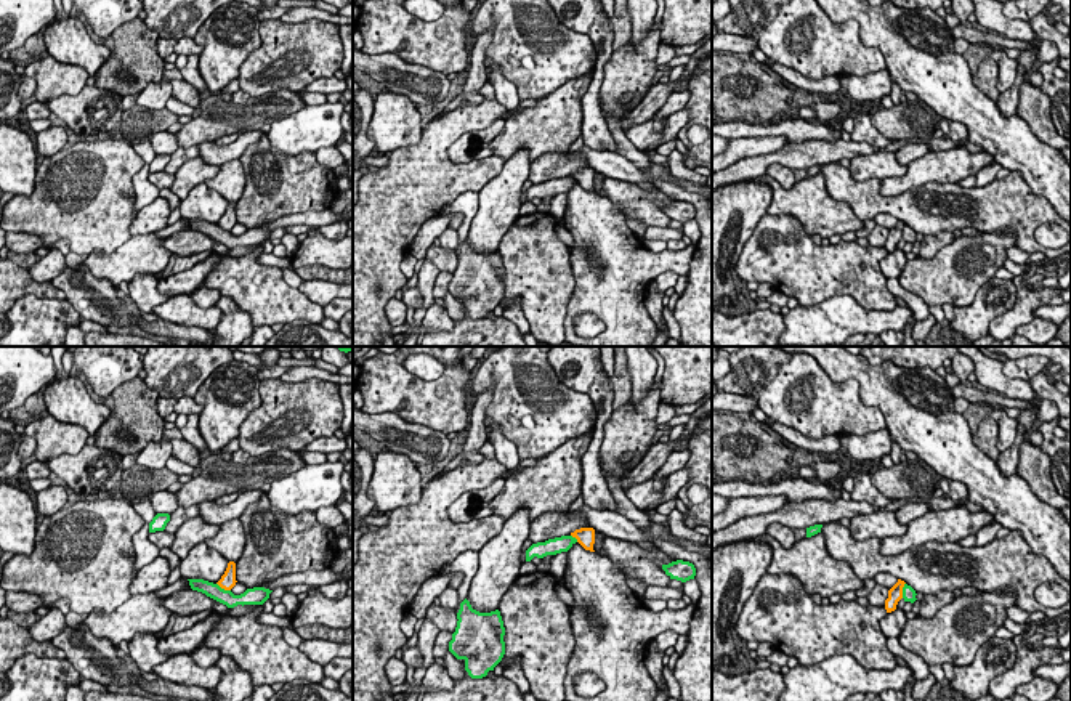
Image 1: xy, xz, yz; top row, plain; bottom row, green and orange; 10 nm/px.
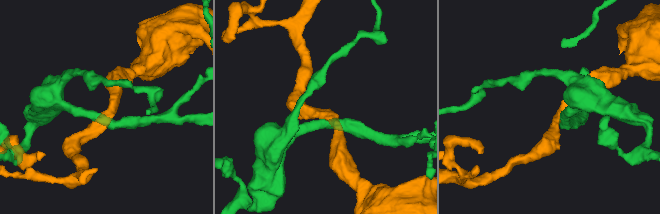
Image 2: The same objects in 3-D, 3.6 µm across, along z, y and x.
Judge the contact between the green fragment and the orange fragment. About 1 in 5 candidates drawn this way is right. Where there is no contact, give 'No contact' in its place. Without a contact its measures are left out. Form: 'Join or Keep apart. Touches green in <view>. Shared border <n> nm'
Keep apart. Touches green in yz. Shared border 160 nm

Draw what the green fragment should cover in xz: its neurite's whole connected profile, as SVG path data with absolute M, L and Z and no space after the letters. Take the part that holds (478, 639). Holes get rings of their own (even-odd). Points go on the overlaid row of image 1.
M465 598L457 619L449 651L465 661L465 671L471 679L483 679L505 654L505 627L500 611L479 613Z

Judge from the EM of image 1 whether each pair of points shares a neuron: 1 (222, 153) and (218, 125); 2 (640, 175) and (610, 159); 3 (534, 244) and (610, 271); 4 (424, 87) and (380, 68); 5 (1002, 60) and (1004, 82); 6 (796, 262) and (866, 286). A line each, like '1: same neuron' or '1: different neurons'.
1: different neurons
2: same neuron
3: different neurons
4: same neuron
5: same neuron
6: same neuron

